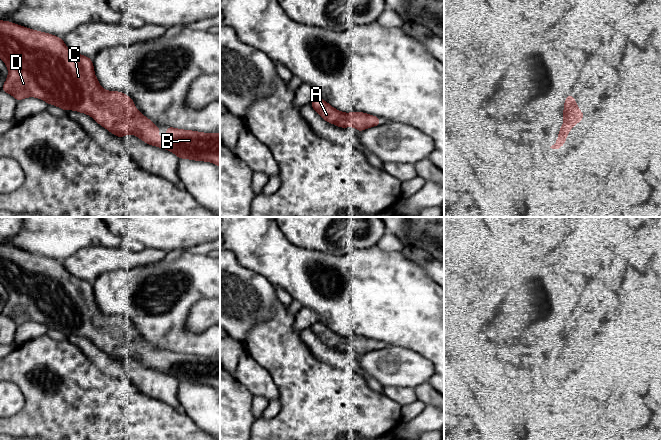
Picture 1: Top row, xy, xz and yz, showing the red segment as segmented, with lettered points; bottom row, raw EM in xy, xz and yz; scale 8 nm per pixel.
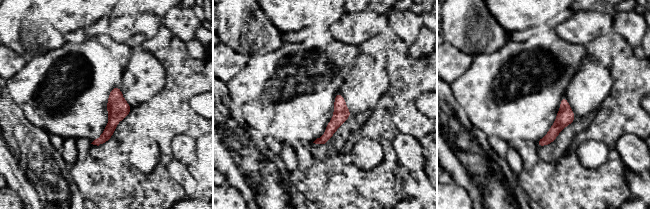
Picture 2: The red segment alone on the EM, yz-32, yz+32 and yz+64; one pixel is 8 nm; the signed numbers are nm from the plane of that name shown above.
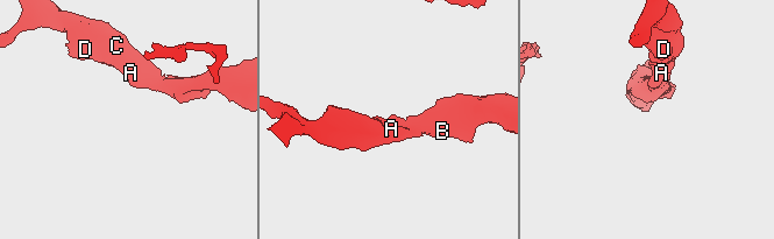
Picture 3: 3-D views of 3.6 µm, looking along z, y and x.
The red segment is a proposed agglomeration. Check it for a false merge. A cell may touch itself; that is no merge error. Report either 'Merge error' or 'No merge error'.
No merge error

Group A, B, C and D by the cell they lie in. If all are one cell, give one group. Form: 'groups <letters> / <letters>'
groups A B C D

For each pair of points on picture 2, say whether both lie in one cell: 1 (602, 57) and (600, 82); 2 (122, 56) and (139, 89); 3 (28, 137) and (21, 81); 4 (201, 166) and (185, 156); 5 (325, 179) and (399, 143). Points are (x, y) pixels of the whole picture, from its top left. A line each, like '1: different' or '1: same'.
1: different
2: different
3: different
4: different
5: different

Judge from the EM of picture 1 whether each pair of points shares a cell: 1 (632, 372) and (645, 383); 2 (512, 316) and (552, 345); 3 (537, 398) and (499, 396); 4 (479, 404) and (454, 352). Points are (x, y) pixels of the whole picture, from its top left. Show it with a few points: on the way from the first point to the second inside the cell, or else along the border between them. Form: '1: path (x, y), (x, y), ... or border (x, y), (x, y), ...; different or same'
1: path (635, 375), (642, 382); same
2: path (487, 333), (484, 342), (495, 349), (527, 349); same
3: border (522, 400), (528, 414), (534, 420); different
4: path (479, 391), (454, 365); same

